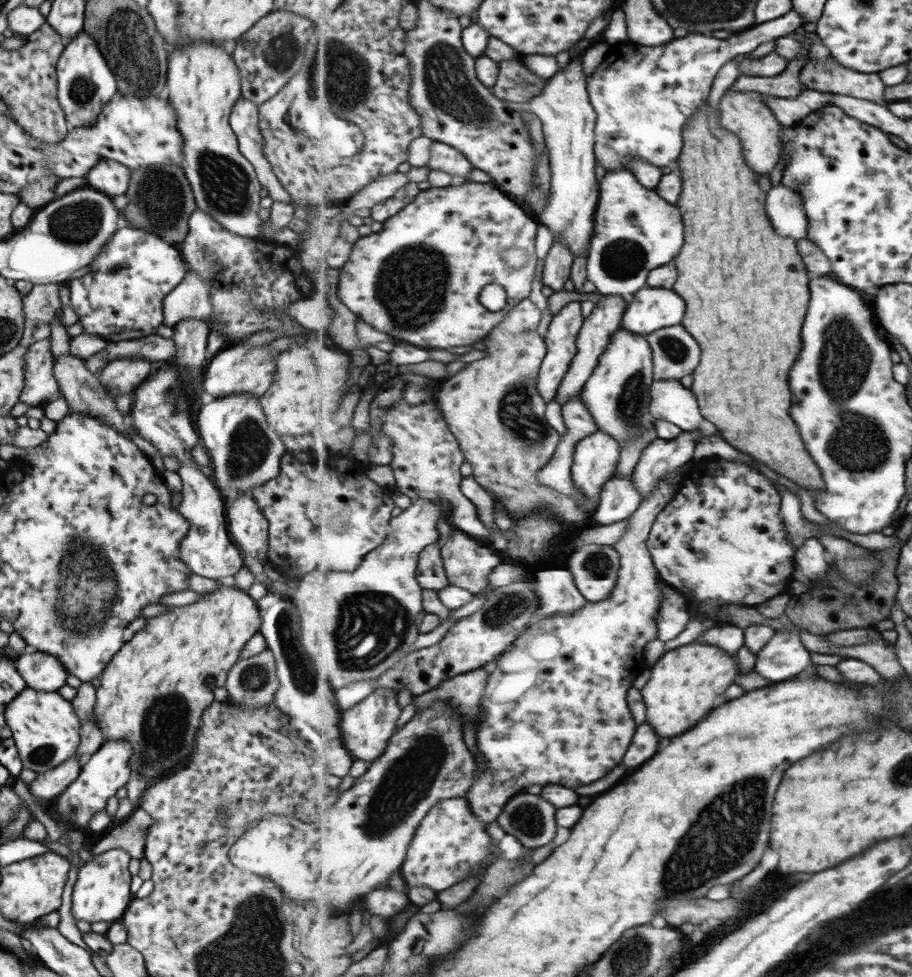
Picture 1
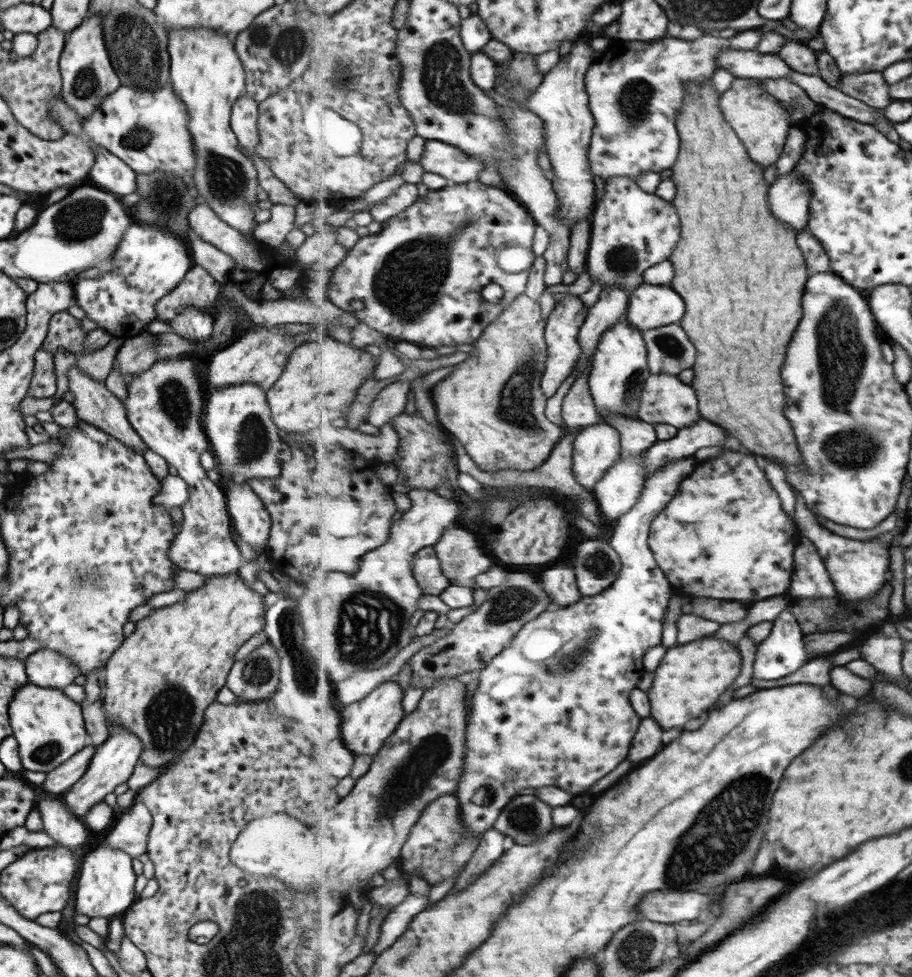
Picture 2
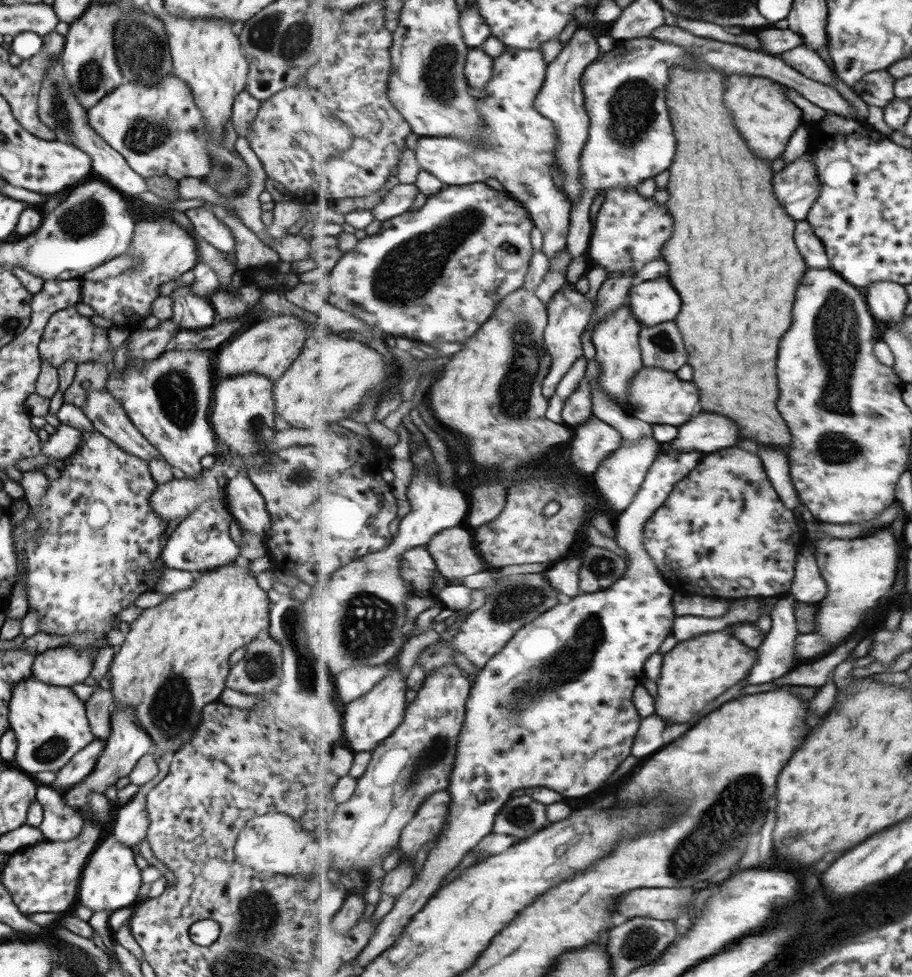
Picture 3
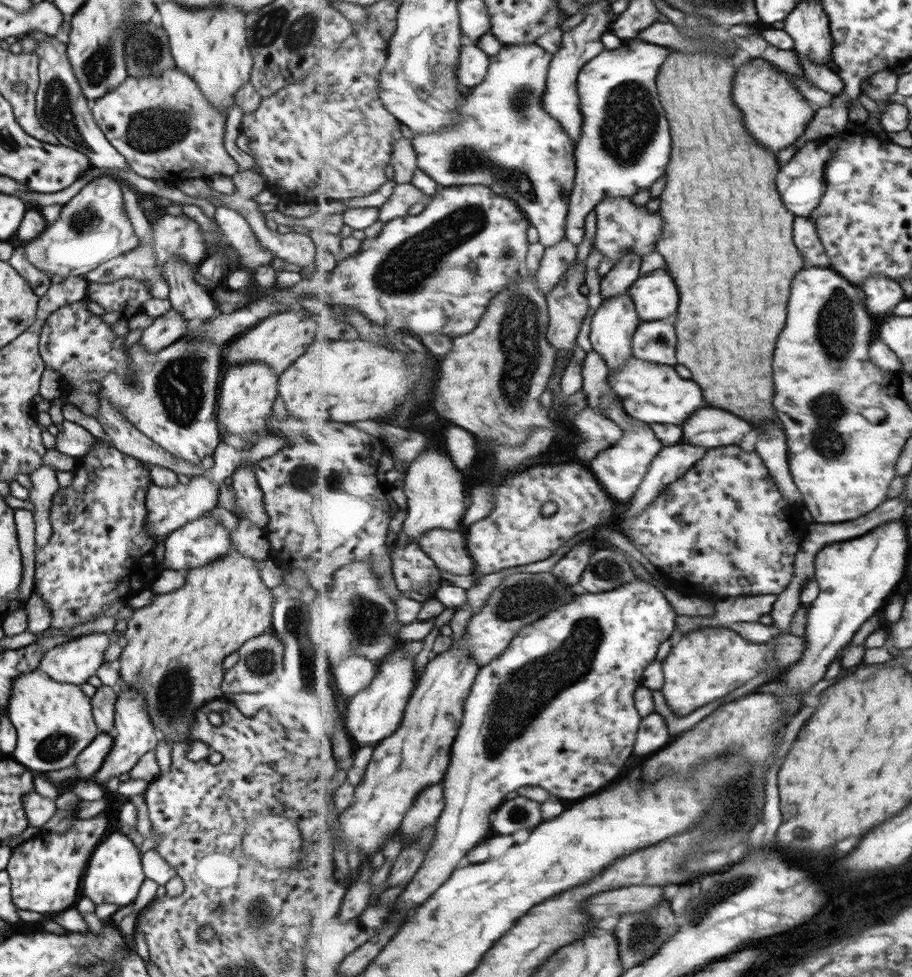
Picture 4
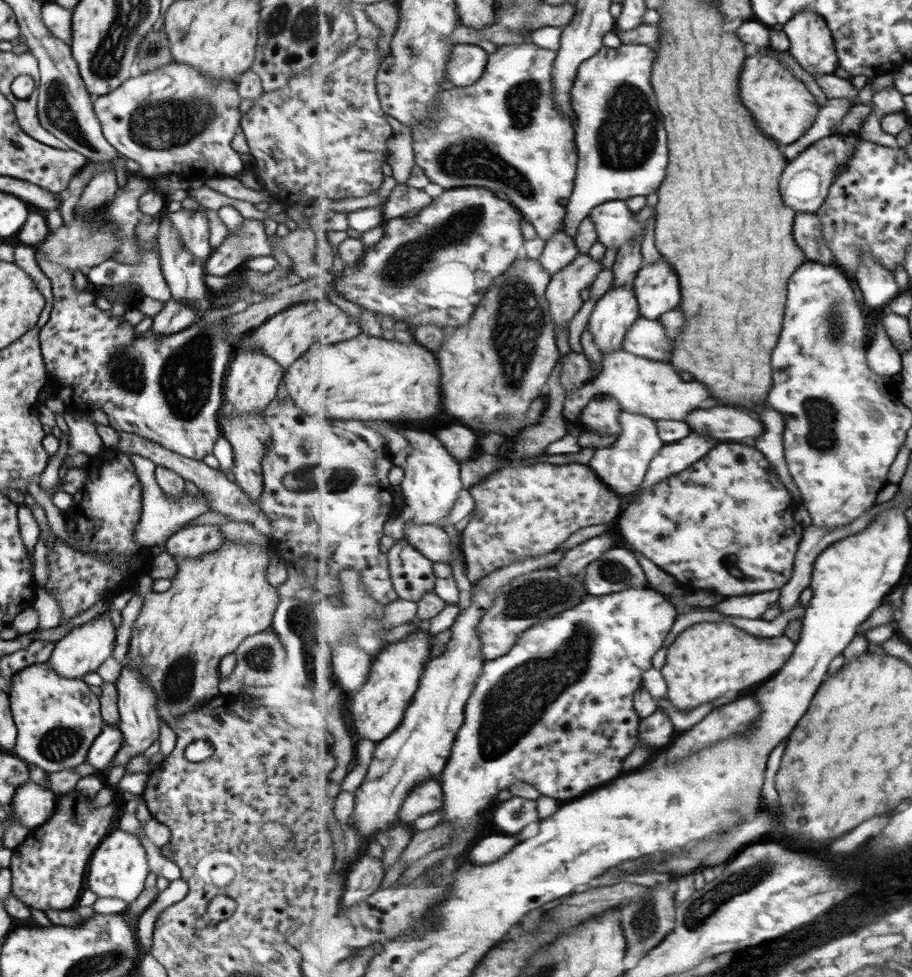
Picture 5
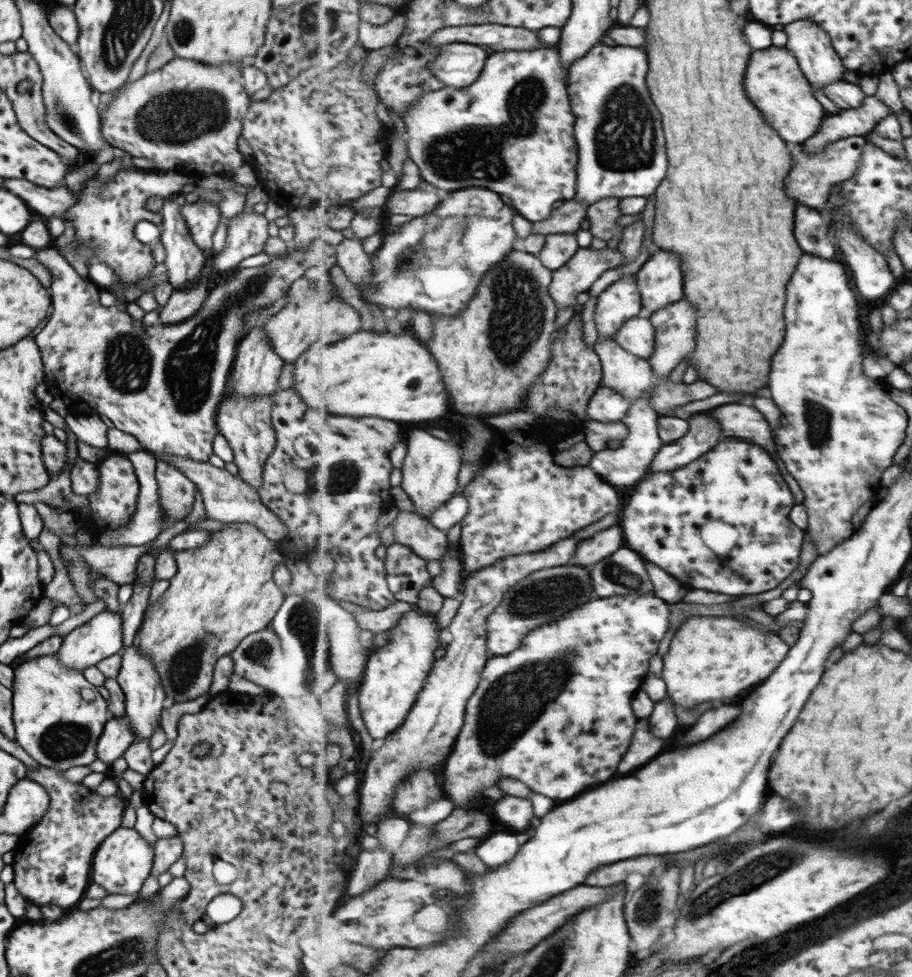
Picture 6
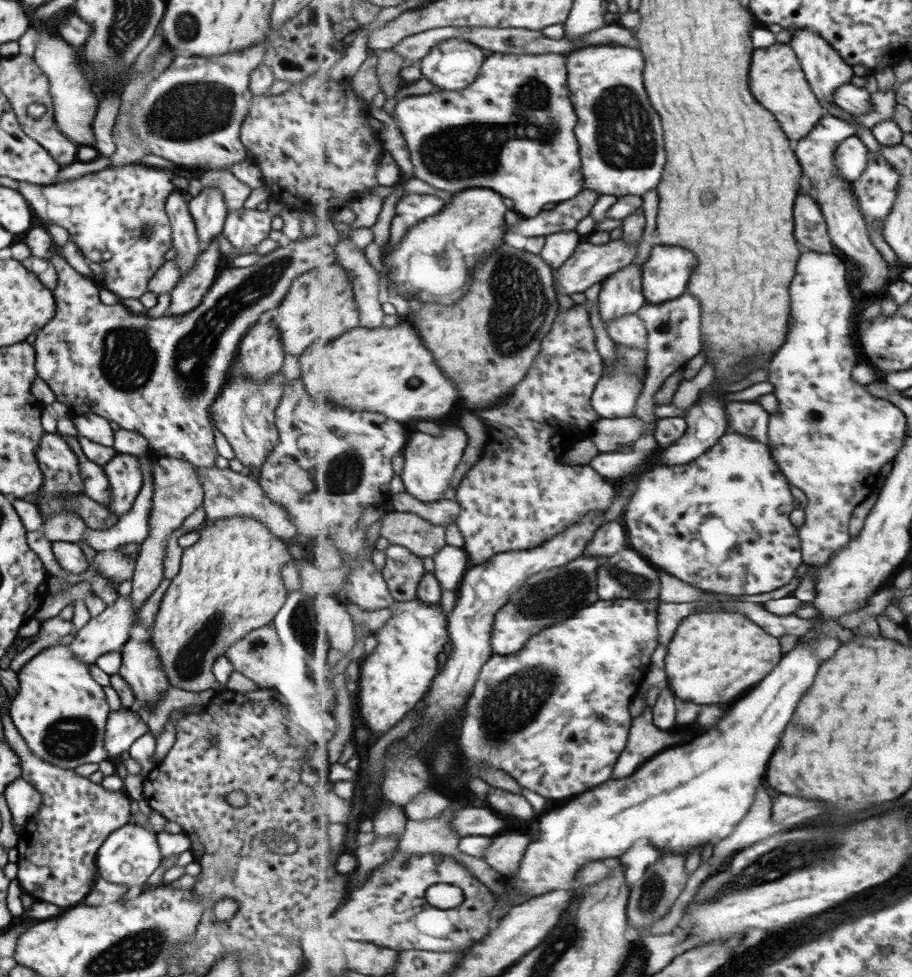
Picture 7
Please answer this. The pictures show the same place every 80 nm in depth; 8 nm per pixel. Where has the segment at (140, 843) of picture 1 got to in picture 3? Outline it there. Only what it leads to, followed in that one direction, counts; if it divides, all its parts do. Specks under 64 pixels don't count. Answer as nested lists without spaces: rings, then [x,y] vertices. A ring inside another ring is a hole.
[[[159,756],[154,761],[155,765],[157,765],[157,774],[149,782],[142,784],[128,803],[120,805],[119,812],[115,816],[113,831],[110,835],[115,837],[115,840],[126,844],[131,850],[135,851],[141,839],[146,836],[149,824],[144,796],[155,784],[165,777],[169,767],[168,757]]]

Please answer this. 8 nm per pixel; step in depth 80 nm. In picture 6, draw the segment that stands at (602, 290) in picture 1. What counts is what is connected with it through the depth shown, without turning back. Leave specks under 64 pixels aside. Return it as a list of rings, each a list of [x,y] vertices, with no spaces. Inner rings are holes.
[[[609,198],[589,206],[587,218],[590,222],[589,231],[595,238],[611,240],[617,234],[622,238],[624,228],[618,223],[621,216],[617,208],[619,201],[617,198]]]

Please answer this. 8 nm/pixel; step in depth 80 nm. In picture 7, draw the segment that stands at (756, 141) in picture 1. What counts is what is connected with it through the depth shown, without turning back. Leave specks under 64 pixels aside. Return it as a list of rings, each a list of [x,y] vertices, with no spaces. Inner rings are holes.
[[[775,43],[769,48],[756,49],[753,56],[753,72],[751,72],[753,94],[781,120],[781,128],[791,140],[801,140],[809,136],[822,119],[827,110],[819,104],[817,94],[801,66],[799,57],[790,43]]]

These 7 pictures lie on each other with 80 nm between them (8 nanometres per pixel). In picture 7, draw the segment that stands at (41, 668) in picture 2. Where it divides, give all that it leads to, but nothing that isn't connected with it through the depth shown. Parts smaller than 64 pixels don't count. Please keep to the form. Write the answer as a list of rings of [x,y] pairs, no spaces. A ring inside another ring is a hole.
[[[117,596],[101,615],[90,617],[81,629],[75,631],[75,639],[69,644],[72,655],[83,664],[94,664],[102,654],[119,651],[129,638],[134,621],[131,598]]]

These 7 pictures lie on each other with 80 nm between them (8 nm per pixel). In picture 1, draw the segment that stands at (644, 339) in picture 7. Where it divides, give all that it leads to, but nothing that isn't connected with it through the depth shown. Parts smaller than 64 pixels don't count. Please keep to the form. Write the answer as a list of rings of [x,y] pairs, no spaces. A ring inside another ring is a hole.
[[[682,324],[652,333],[645,338],[652,345],[657,380],[681,380],[695,372],[701,360],[701,346]]]

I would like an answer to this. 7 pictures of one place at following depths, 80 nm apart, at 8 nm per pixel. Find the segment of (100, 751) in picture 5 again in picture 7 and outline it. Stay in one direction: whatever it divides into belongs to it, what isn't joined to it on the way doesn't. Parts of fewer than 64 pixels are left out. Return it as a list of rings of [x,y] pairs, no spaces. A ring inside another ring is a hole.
[[[131,708],[109,711],[103,737],[103,746],[108,759],[113,760],[114,757],[119,756],[136,738],[147,732],[147,725],[140,714],[132,711]]]

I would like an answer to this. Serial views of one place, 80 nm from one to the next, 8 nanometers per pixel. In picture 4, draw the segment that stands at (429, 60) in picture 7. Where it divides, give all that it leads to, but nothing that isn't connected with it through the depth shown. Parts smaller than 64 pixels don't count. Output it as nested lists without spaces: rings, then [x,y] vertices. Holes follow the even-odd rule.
[[[464,44],[457,75],[464,88],[479,86],[485,81],[492,64],[492,57],[476,44]]]

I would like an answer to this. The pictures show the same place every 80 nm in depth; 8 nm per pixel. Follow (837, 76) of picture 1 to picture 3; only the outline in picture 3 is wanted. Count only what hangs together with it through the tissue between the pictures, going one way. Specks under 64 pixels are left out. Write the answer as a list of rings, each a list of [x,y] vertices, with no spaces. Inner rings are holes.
[[[881,70],[866,75],[852,88],[852,91],[867,105],[884,109],[896,100],[896,80],[888,70]]]

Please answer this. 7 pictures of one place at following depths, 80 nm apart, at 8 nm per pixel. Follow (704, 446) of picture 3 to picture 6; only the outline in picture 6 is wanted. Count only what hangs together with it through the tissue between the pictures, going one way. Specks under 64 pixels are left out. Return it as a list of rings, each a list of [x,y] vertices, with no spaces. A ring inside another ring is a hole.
[[[725,404],[725,406],[717,408],[713,414],[721,422],[725,436],[731,436],[731,438],[737,436],[737,439],[750,439],[751,443],[759,444],[764,450],[768,451],[771,454],[771,458],[777,462],[777,466],[779,466],[779,470],[781,470],[789,490],[793,492],[795,504],[803,503],[805,496],[802,489],[793,480],[776,452],[772,426],[757,408],[745,406],[745,404]]]

